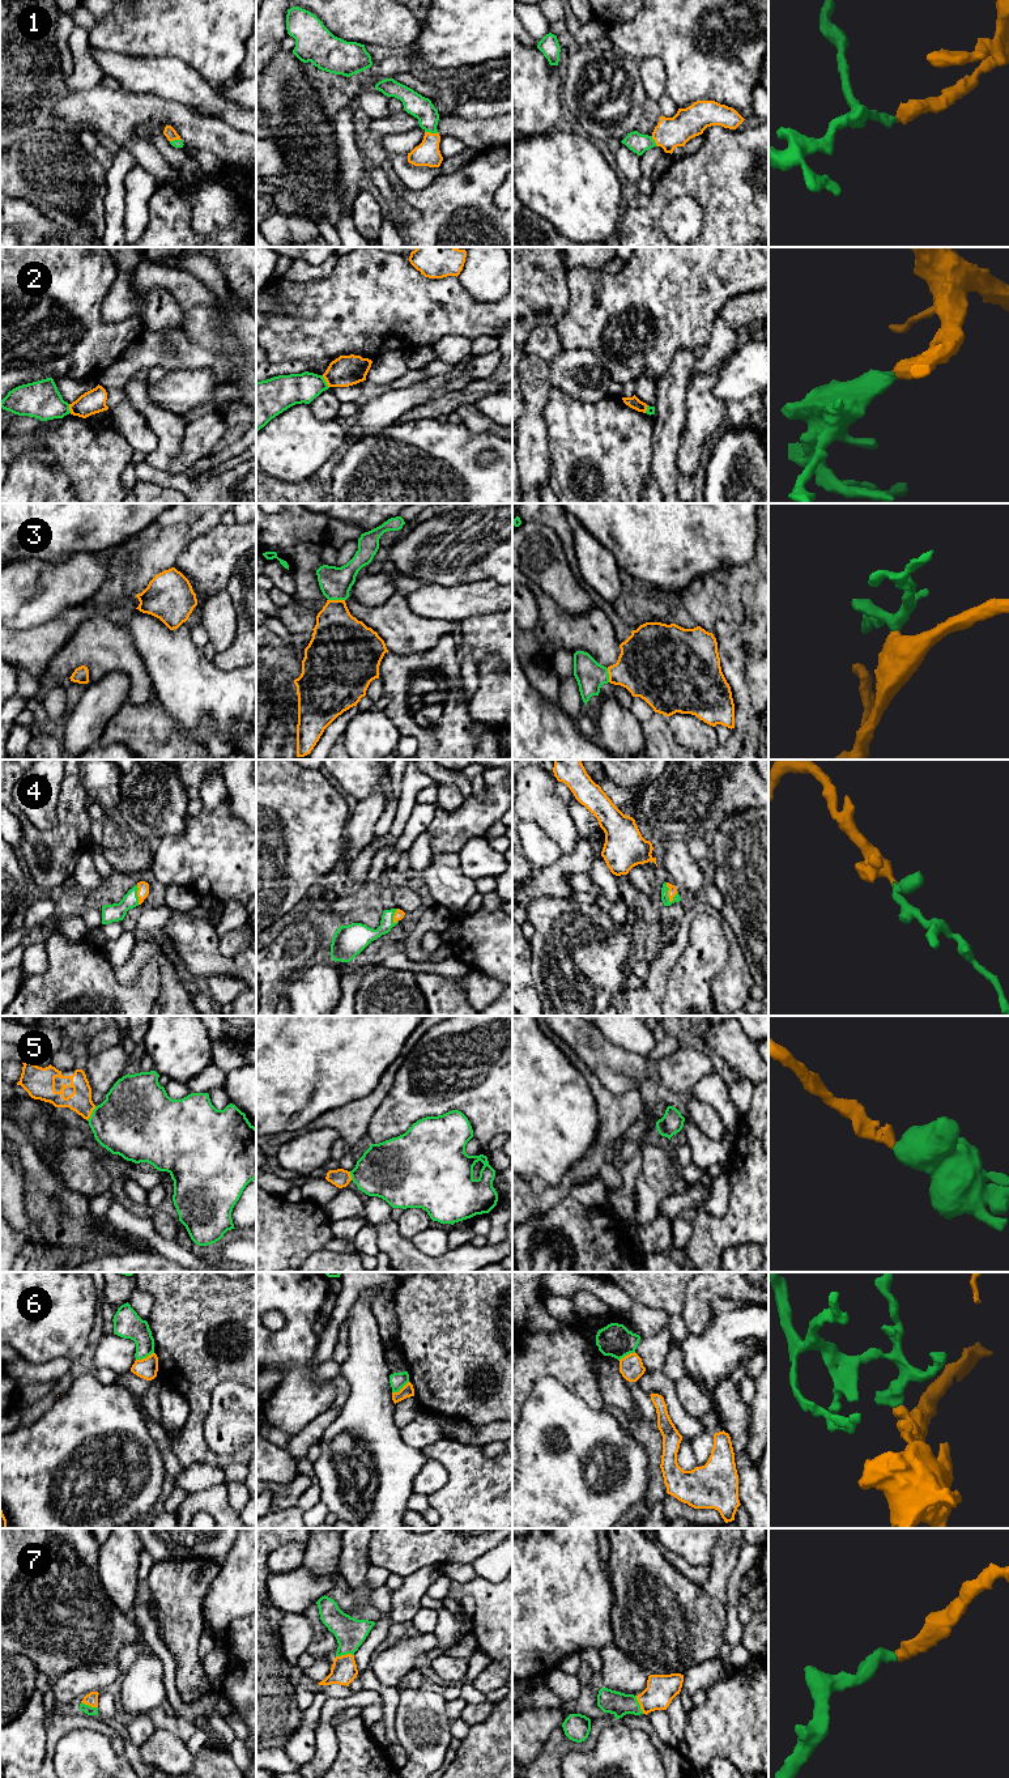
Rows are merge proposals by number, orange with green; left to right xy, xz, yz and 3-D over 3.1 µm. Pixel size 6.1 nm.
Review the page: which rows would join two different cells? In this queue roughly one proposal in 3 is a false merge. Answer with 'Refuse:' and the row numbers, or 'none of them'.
Refuse: 2, 6

